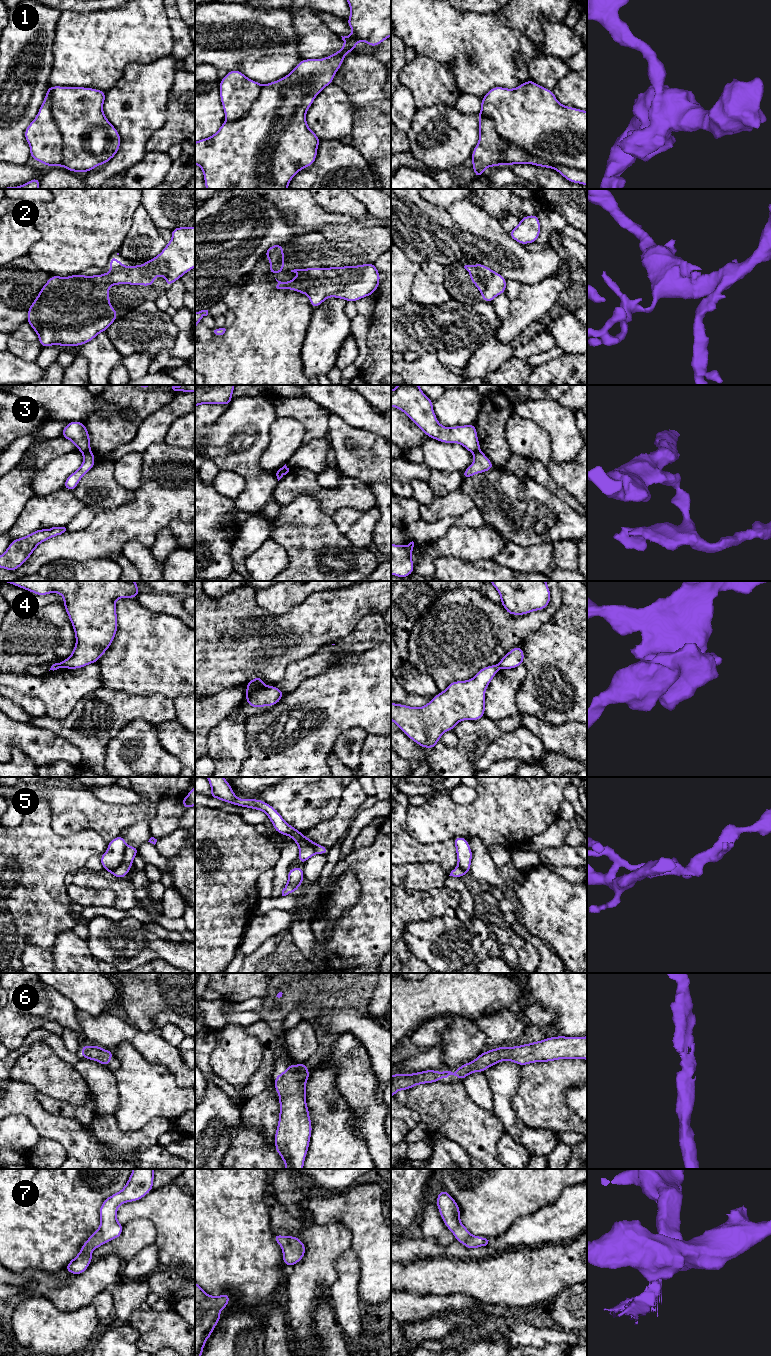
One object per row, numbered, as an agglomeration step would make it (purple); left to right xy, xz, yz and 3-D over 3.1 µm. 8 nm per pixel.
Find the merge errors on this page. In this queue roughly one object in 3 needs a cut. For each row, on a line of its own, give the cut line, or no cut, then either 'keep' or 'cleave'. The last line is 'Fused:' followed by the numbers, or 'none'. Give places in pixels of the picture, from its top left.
1: cut in yz along (480, 112), (502, 138), (526, 152), (553, 164), (586, 171); cleave
2: no cut; keep
3: cut in xy along (90, 451), (83, 453); cleave
4: cut in xz along (263, 686), (247, 690); cleave
5: cut in xy along (127, 847), (123, 860), (110, 871); cleave
6: no cut; keep
7: no cut; keep
Fused: 1, 3, 4, 5

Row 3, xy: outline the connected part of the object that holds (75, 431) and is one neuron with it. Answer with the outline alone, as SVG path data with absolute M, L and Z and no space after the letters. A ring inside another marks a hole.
M68 422L62 430L61 437L72 441L80 452L91 452L90 434L84 422Z

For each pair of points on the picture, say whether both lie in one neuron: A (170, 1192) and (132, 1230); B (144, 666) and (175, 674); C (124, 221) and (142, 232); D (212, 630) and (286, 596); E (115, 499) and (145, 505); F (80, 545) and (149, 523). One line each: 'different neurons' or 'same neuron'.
A: different neurons
B: same neuron
C: different neurons
D: different neurons
E: different neurons
F: same neuron

